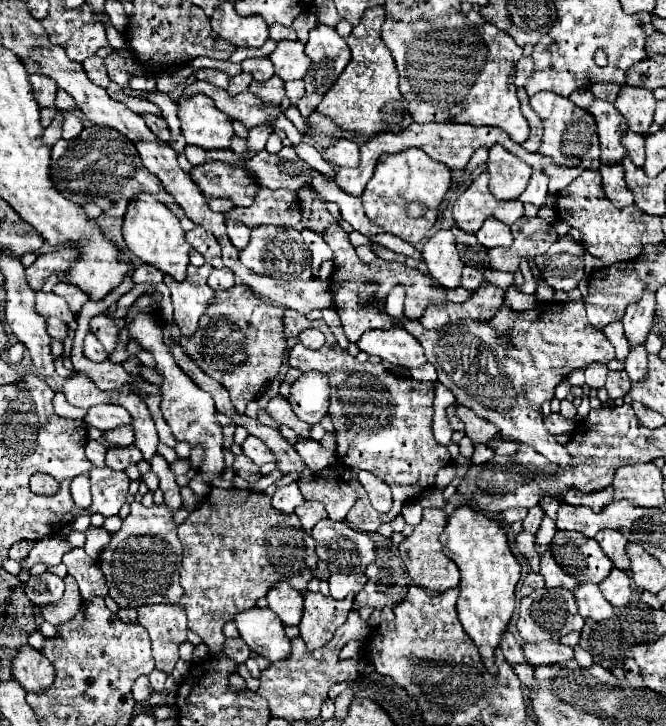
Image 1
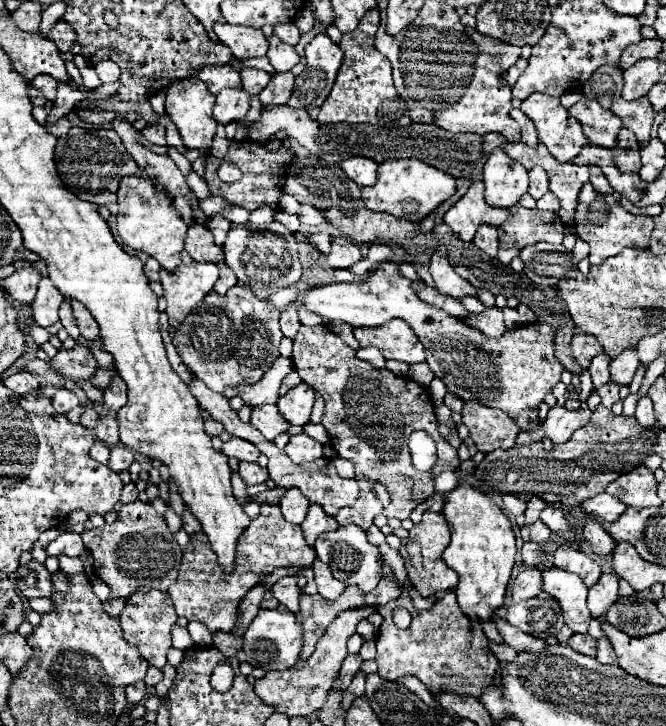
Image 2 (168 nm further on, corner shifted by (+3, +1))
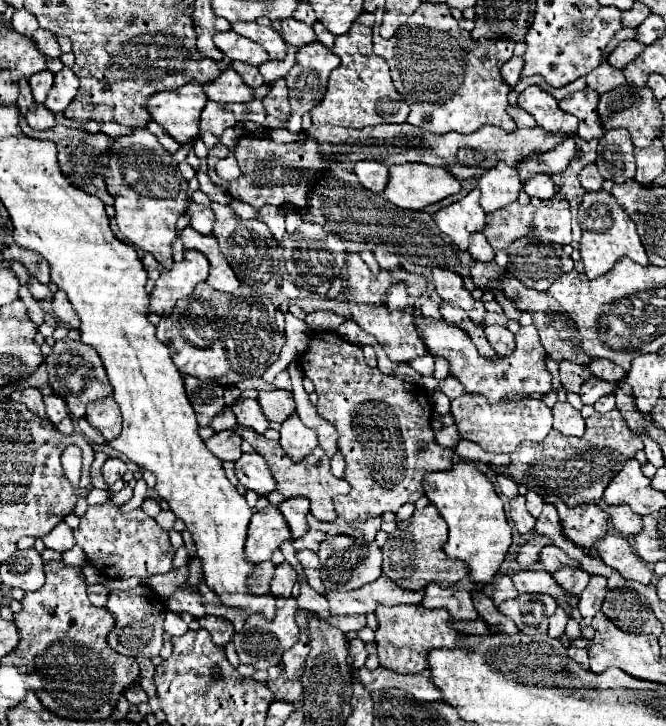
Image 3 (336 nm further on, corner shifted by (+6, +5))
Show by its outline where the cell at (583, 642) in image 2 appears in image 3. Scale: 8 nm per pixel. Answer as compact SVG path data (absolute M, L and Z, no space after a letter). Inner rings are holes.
M570 647L570 649L568 649L568 657L570 657L574 663L582 665L584 669L588 669L588 653L586 653L586 649L576 649L576 647Z

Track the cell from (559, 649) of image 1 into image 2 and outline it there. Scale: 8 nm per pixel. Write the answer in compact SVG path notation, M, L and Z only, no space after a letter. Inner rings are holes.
M495 615L493 621L497 623L497 629L499 629L499 633L503 635L505 643L511 645L515 651L531 651L531 653L537 653L537 651L541 651L541 649L547 647L547 641L519 631L517 627L513 627L513 625L509 625L507 621L503 621L499 615Z

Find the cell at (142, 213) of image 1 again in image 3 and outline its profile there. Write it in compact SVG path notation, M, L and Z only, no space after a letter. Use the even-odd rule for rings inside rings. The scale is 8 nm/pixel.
M146 127L134 129L130 135L112 139L104 181L108 193L114 197L116 223L122 237L142 251L154 255L164 269L172 267L170 245L178 237L176 221L188 207L188 181L182 177L172 155Z

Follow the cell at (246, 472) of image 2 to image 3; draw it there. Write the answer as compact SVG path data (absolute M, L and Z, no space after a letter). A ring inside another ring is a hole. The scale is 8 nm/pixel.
M256 451L244 453L236 463L236 477L246 487L256 491L260 497L268 497L276 489L276 481L272 477L272 471L268 469L264 457L260 457Z

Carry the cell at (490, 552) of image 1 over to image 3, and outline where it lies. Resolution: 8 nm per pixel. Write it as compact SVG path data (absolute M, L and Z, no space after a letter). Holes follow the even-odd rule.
M454 463L448 471L434 471L424 479L424 493L448 523L450 537L444 551L470 567L472 581L490 581L502 565L512 543L512 529L504 515L504 503L494 485L474 463Z

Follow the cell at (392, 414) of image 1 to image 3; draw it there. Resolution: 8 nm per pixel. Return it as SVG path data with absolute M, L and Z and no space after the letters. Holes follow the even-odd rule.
M316 333L310 341L310 347L308 351L302 355L302 363L304 363L304 375L314 383L316 387L316 393L318 393L318 415L324 417L326 421L330 421L336 429L338 429L338 451L342 453L344 461L346 461L346 469L344 469L344 475L342 479L350 483L352 491L348 495L342 497L342 501L334 501L334 507L336 507L336 513L338 517L346 519L346 521L364 521L364 519L370 519L370 517L380 517L384 511L392 511L396 513L404 503L414 503L416 499L420 499L424 495L424 477L432 471L440 471L440 469L450 469L452 467L452 449L444 449L440 445L434 443L434 431L430 427L430 419L432 419L432 407L428 403L428 397L424 393L424 389L420 385L414 385L414 383L406 383L402 379L396 379L396 377L390 377L390 375L384 375L380 373L378 369L372 369L366 365L364 361L364 355L362 355L362 349L358 345L352 345L348 341L344 341L342 337L334 335L334 333Z

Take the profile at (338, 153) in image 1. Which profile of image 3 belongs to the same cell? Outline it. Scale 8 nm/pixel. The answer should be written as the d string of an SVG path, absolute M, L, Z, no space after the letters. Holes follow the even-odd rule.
M358 161L354 165L354 173L358 175L360 183L374 193L382 193L384 183L388 183L388 167L378 161Z

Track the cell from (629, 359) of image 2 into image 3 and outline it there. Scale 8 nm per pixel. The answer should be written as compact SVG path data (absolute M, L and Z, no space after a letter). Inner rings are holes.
M584 381L580 389L580 399L584 405L594 405L600 397L614 393L616 387L618 387L616 383L608 383L608 381Z

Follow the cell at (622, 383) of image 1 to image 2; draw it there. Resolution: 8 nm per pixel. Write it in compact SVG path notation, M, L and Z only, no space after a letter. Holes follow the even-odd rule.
M609 381L601 389L597 389L597 393L601 395L601 403L605 407L611 407L613 403L617 403L619 401L619 389L621 389L621 385L615 385L615 381Z

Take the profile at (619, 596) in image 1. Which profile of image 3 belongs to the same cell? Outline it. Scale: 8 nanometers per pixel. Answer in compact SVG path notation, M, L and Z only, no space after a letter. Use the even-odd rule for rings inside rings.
M592 575L588 587L580 595L580 607L578 607L578 611L580 611L580 615L582 615L582 619L584 619L586 625L590 625L592 617L600 611L606 591L608 591L606 579L600 577L600 575Z

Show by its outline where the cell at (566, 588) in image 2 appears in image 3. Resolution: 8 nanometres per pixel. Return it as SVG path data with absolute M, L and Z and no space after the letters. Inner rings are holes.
M518 571L512 575L512 583L518 593L548 593L552 597L564 597L572 609L578 605L578 597L568 597L564 591L552 581L552 575L546 571Z

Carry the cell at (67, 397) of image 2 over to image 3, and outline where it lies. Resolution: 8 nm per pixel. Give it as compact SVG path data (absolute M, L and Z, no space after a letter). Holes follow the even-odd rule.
M48 395L44 397L44 405L46 405L46 413L48 413L48 419L58 425L64 417L68 417L68 409L64 407L64 401L56 395Z

